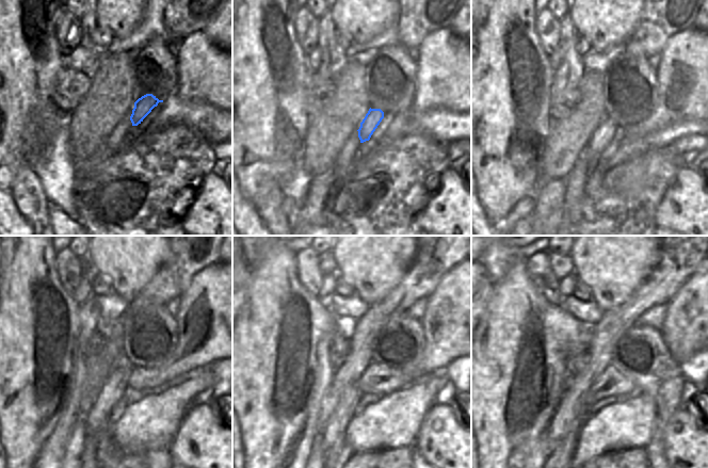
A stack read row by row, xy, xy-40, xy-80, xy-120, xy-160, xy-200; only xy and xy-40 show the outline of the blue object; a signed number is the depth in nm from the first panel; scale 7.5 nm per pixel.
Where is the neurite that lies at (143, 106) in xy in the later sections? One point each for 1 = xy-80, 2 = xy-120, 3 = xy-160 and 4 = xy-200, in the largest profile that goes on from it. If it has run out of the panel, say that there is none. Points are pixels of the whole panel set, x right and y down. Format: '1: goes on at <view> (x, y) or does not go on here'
1: goes on at xy-80 (600, 139)
2: goes on at xy-120 (115, 385)
3: goes on at xy-160 (343, 413)
4: goes on at xy-200 (579, 420)

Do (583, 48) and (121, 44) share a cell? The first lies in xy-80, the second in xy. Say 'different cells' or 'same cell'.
different cells

